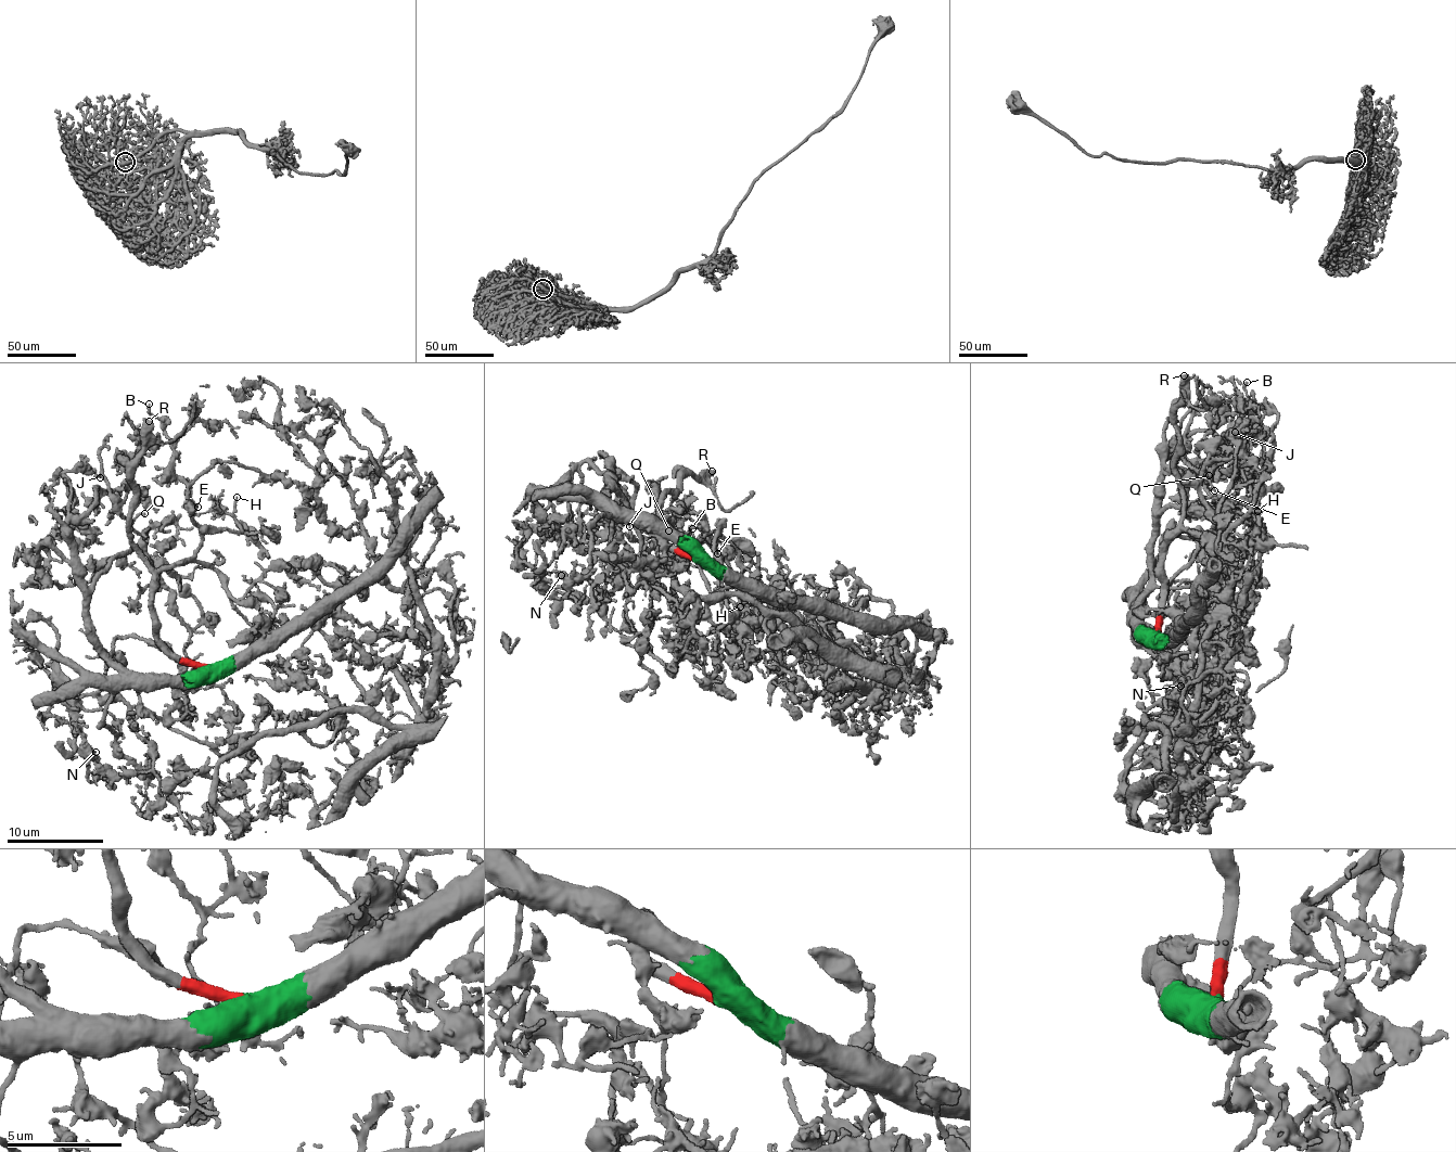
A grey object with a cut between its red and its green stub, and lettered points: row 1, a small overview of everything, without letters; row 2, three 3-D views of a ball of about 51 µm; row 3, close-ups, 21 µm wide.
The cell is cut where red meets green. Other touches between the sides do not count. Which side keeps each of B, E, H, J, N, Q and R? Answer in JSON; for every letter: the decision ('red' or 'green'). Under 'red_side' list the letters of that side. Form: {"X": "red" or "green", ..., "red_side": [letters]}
{"B": "red", "E": "red", "H": "red", "J": "green", "N": "green", "Q": "green", "R": "red", "red_side": ["B", "E", "H", "R"]}

